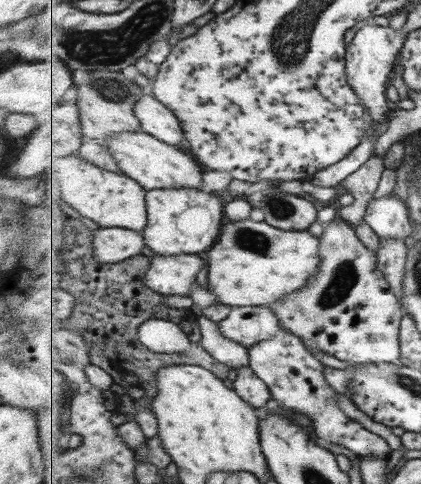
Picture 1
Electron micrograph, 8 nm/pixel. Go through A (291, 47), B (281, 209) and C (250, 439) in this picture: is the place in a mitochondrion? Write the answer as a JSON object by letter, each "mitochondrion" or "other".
{"A":"mitochondrion","B":"mitochondrion","C":"other"}

